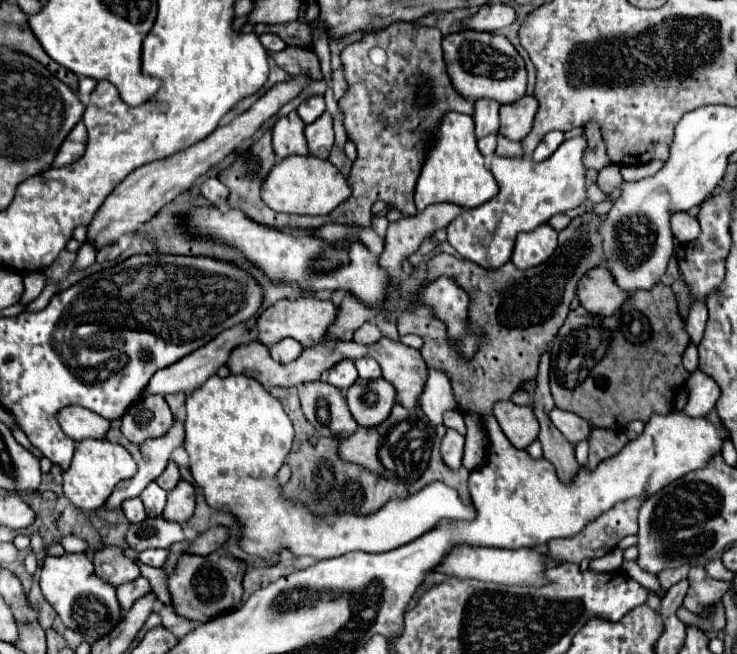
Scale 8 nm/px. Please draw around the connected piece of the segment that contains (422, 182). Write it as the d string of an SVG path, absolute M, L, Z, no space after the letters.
M449 112L439 124L439 136L427 152L423 172L415 188L415 206L425 210L431 204L451 202L461 208L481 206L485 200L491 200L499 192L499 184L493 174L483 164L483 154L477 148L473 118L459 112Z

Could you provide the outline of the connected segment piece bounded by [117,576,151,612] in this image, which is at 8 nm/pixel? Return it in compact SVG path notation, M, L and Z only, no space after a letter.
M143 576L119 586L117 598L119 598L123 612L127 612L127 608L131 608L131 604L135 604L135 600L139 600L139 596L145 596L147 592L151 592L151 586L149 586L149 580Z

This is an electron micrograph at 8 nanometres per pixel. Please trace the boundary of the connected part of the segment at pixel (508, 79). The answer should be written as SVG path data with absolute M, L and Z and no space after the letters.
M463 30L443 38L445 64L451 82L467 100L491 98L499 104L511 104L519 100L527 90L527 68L515 46L499 34Z

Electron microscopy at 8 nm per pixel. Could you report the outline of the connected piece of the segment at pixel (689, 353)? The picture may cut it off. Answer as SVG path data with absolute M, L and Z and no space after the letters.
M693 342L683 352L683 366L687 372L693 372L697 368L697 346Z

